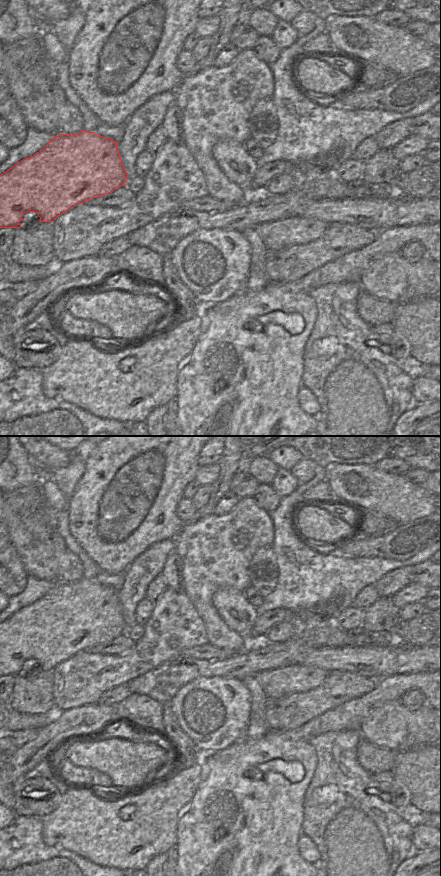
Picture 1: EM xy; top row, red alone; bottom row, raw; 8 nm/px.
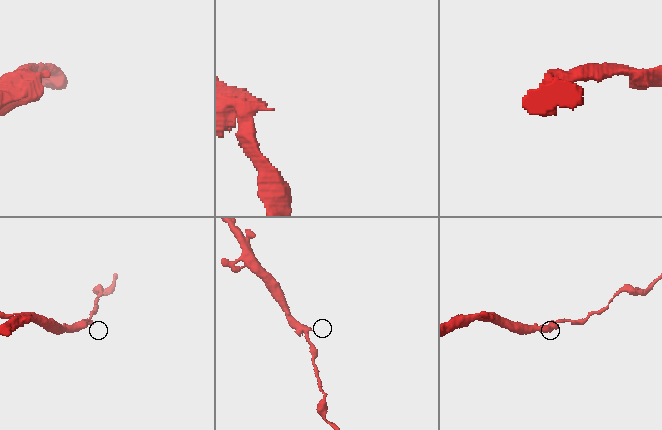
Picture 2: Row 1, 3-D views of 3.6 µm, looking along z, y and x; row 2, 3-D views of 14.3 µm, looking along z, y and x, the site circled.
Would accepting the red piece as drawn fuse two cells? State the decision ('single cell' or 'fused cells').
fused cells

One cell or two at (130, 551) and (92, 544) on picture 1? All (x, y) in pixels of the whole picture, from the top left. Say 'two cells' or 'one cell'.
one cell

